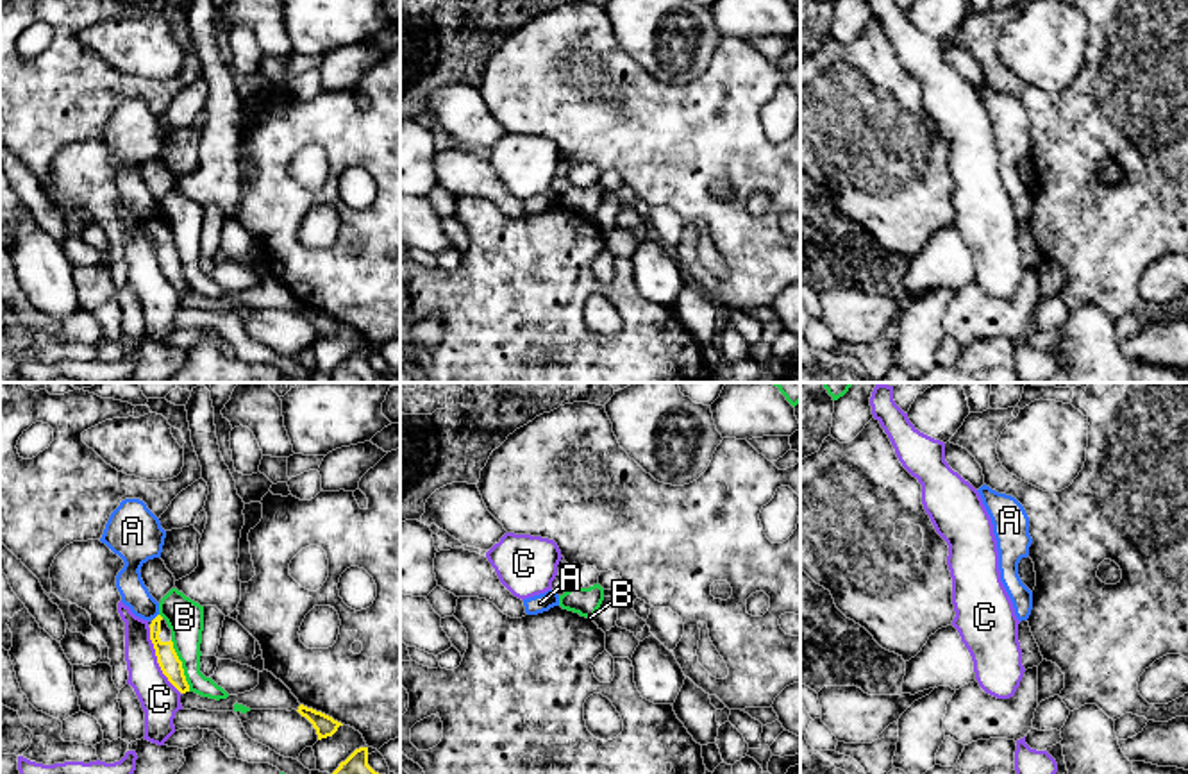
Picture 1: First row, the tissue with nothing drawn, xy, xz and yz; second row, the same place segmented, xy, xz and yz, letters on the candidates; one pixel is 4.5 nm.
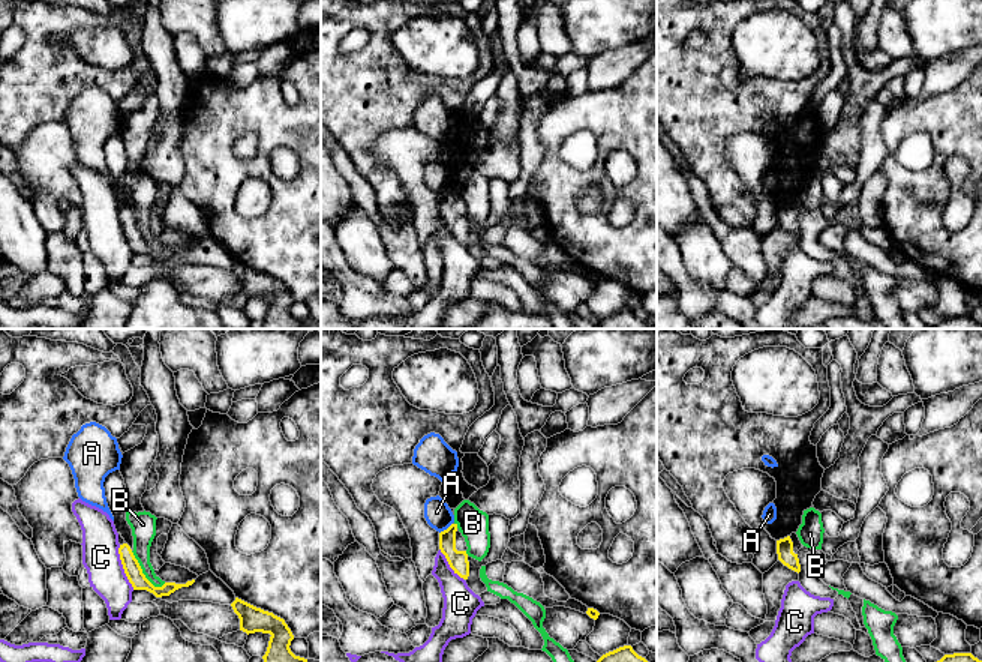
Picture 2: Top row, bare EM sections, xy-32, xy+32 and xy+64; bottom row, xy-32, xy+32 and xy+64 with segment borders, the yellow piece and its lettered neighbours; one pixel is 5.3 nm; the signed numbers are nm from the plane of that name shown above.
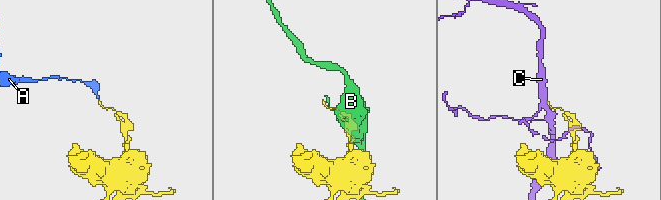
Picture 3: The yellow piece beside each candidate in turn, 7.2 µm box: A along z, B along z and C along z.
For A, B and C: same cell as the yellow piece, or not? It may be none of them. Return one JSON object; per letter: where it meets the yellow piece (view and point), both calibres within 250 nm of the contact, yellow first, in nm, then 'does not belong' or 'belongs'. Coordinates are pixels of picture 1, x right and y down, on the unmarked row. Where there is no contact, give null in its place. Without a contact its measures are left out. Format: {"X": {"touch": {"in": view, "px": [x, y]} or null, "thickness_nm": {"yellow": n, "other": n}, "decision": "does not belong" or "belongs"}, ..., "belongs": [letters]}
{"A": {"touch": {"in": "xy", "px": [156, 217]}, "thickness_nm": {"yellow": 100, "other": 120}, "decision": "does not belong"}, "B": {"touch": {"in": "xy", "px": [181, 265]}, "thickness_nm": {"yellow": 100, "other": 170}, "decision": "does not belong"}, "C": {"touch": {"in": "xy", "px": [158, 261]}, "thickness_nm": {"yellow": 100, "other": 180}, "decision": "does not belong"}, "belongs": []}

